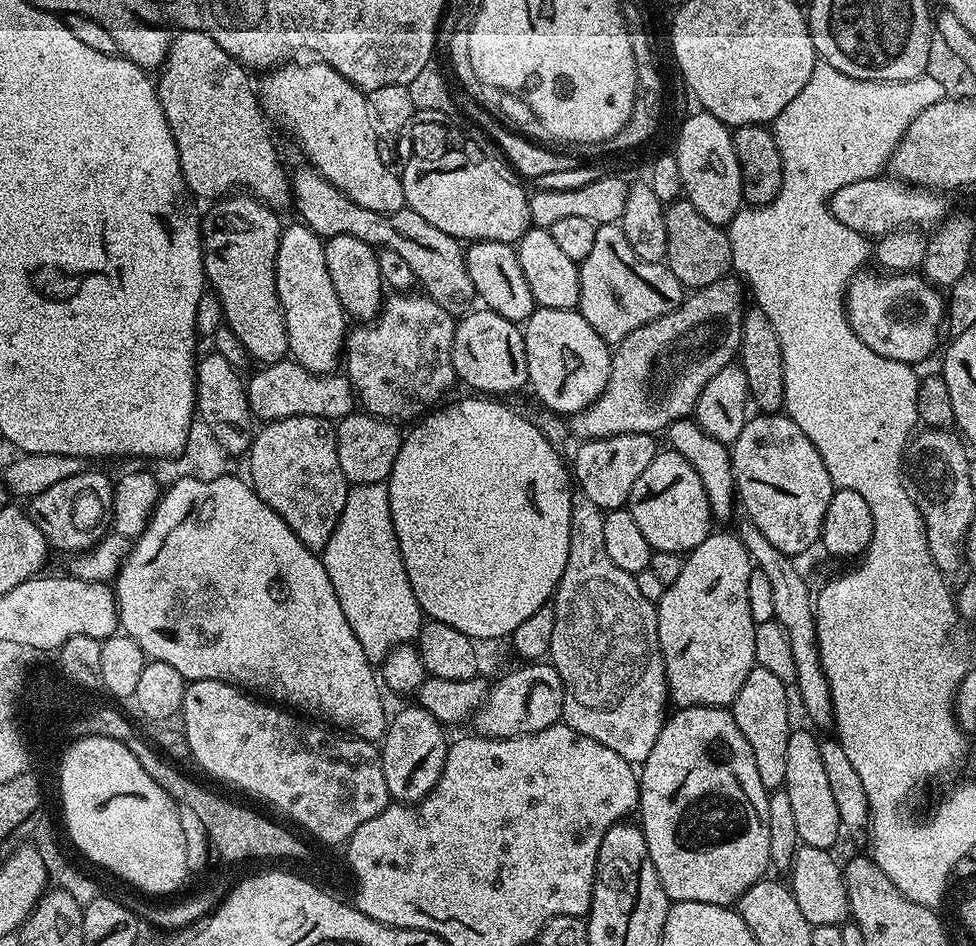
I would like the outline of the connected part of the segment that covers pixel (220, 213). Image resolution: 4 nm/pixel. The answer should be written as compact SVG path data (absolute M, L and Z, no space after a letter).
M251 194L220 198L202 216L204 275L222 302L224 324L237 335L247 355L261 365L289 355L284 311L276 285L276 259L282 223L275 211Z

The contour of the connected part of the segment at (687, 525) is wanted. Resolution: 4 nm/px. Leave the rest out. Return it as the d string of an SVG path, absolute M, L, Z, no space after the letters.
M675 450L667 451L657 451L650 466L642 470L638 482L634 482L634 490L630 490L626 507L652 549L687 554L713 531L714 517L706 490L702 490L702 482L690 462Z

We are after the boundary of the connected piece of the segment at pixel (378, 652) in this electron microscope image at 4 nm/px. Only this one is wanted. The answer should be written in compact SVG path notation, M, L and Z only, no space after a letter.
M387 483L349 487L342 518L338 518L330 542L322 549L322 559L330 582L334 582L334 594L338 594L342 614L346 614L350 630L362 642L362 650L366 650L369 660L382 662L399 644L415 641L426 617L418 606L418 598L414 598L404 569L390 514Z

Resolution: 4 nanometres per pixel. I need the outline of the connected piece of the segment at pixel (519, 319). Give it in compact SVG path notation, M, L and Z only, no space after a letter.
M489 240L472 242L467 245L464 257L466 270L470 270L470 282L474 282L479 303L484 303L481 305L487 311L497 312L499 316L511 320L517 326L523 325L525 320L532 317L538 305L534 294L530 294L526 274L522 274L522 266L513 245Z

